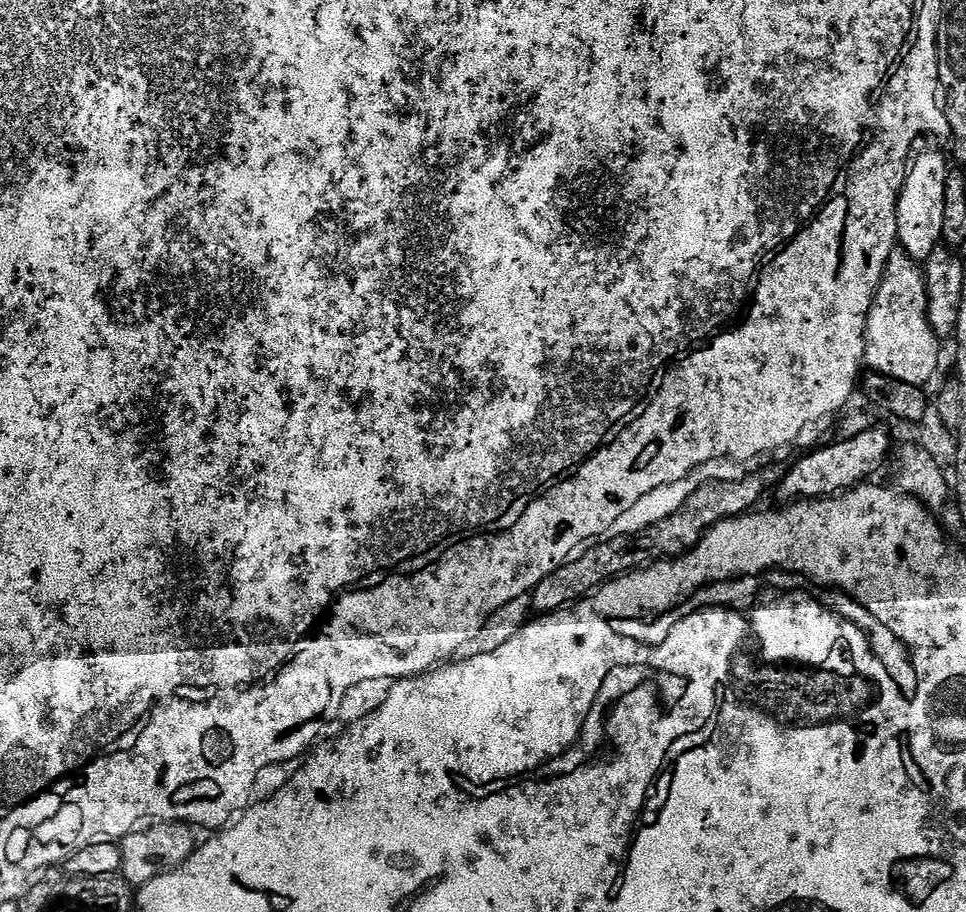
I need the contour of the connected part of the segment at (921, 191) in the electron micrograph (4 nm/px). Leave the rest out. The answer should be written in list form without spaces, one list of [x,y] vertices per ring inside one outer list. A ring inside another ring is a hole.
[[[924,152],[911,161],[904,177],[904,189],[896,207],[898,244],[908,257],[917,262],[927,262],[934,250],[941,247],[945,225],[946,182],[950,173],[948,160],[940,152]]]

